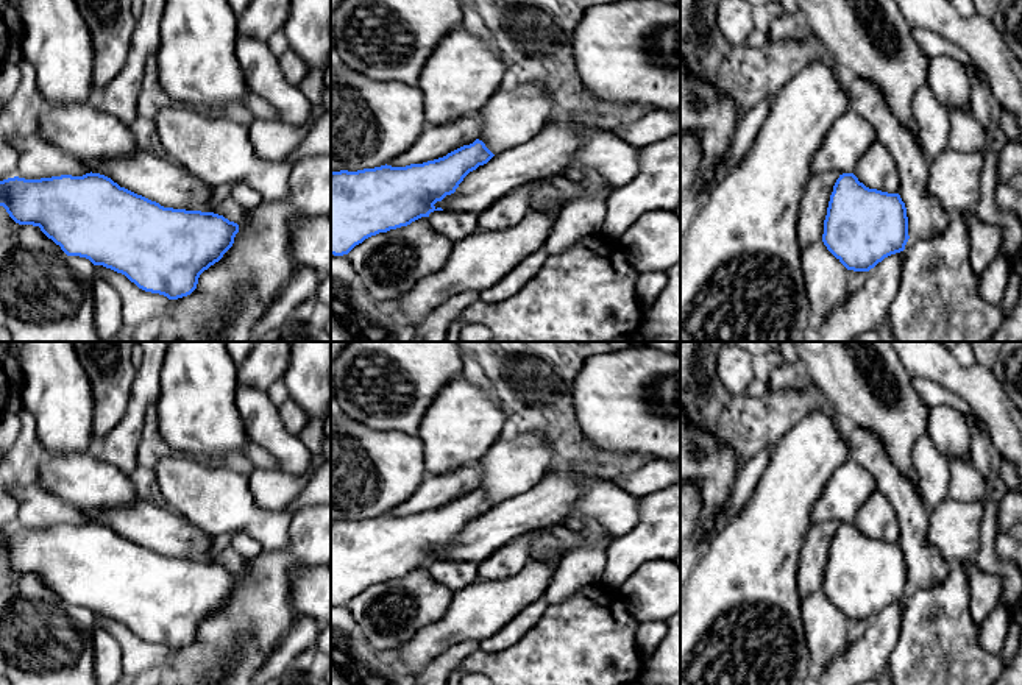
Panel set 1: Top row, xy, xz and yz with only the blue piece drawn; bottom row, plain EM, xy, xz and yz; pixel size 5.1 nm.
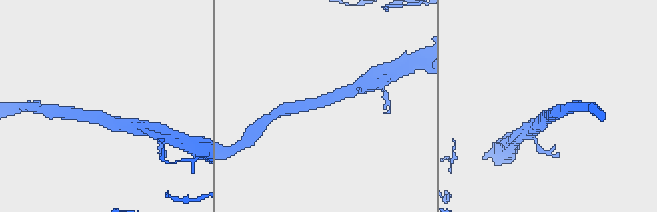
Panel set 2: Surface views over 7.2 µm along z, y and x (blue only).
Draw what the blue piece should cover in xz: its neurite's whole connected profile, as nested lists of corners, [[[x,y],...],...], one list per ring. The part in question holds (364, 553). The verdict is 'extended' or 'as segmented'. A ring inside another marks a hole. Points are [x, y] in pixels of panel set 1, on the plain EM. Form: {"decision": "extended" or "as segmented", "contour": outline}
{"decision": "extended", "contour": [[[565,467],[546,473],[531,490],[493,504],[476,488],[443,507],[406,516],[381,515],[357,521],[331,521],[331,604],[348,604],[356,594],[429,566],[434,560],[474,562],[501,549],[515,538],[538,529],[557,526],[576,510],[584,485],[579,479],[604,479],[593,467]]]}

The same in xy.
{"decision": "extended", "contour": [[[137,499],[131,506],[84,512],[90,521],[83,526],[0,531],[0,555],[16,573],[39,576],[67,605],[86,607],[169,649],[190,644],[200,624],[232,596],[239,574],[204,560],[214,537],[169,506]]]}

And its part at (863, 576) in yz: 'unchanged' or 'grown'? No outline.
grown

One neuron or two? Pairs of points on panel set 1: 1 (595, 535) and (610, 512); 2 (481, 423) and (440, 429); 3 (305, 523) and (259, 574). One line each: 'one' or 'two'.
1: two
2: one
3: one

